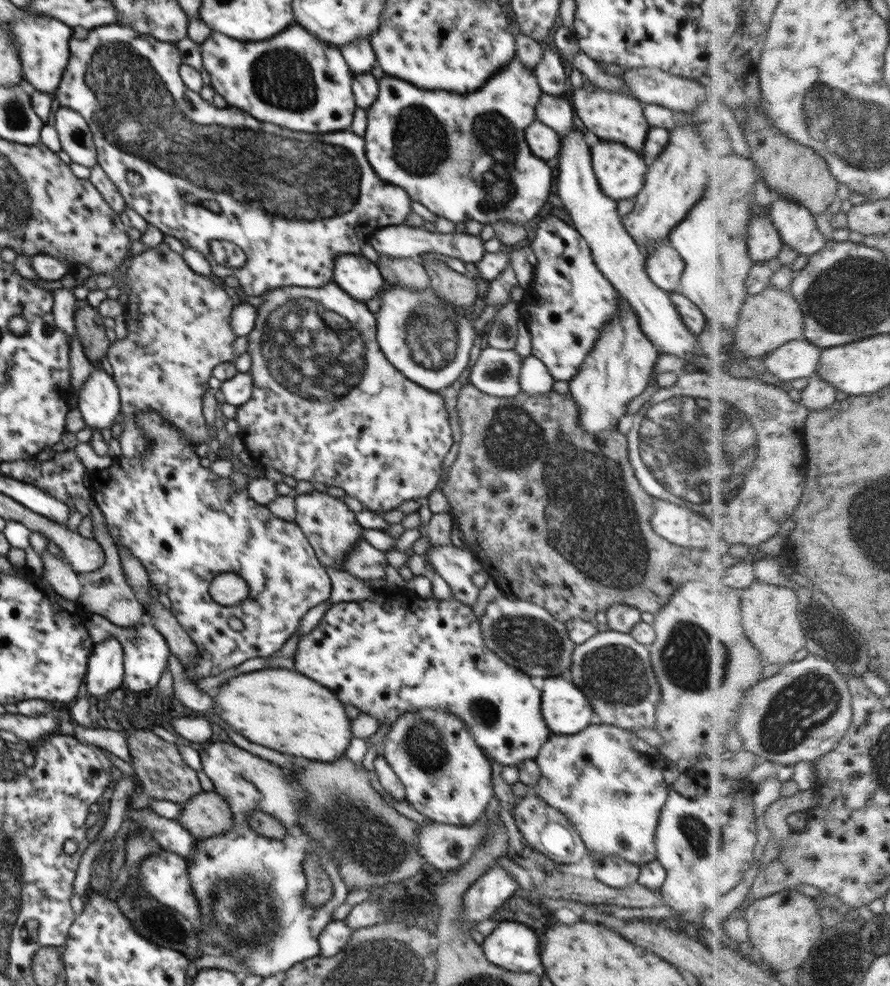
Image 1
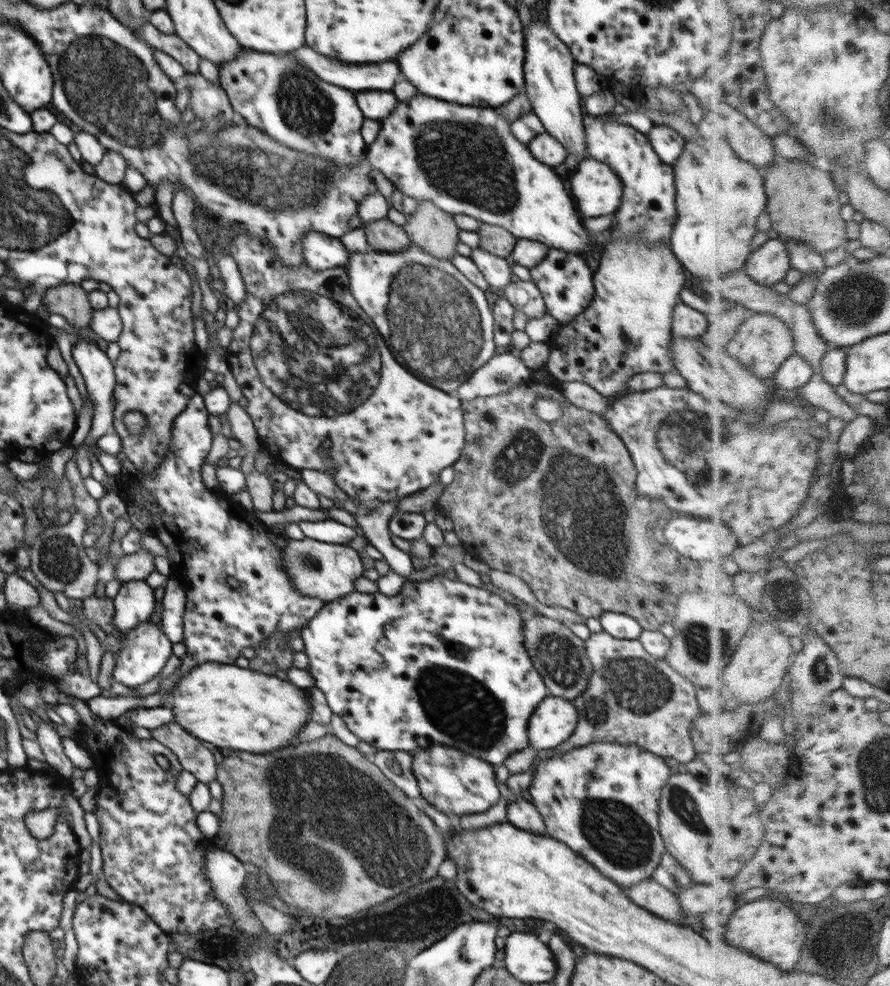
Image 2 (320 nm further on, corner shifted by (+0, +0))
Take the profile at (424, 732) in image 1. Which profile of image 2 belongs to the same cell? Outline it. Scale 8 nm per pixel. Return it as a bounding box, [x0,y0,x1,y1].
[412,745,500,818]

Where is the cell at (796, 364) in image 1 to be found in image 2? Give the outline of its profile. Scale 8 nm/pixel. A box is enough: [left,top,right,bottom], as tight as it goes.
[776,351,814,390]

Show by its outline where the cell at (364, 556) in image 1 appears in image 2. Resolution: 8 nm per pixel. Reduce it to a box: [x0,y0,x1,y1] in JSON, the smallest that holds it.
[280,537,365,604]

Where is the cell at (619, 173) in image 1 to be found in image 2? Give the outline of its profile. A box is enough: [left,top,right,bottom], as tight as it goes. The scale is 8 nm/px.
[570,159,624,216]

